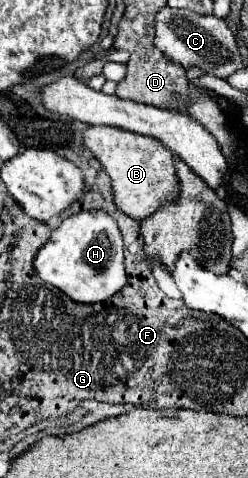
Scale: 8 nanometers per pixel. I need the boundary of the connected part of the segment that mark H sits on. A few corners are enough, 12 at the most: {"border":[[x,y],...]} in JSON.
{"border":[[103,210],[69,216],[35,274],[79,304],[127,284],[123,238]]}

